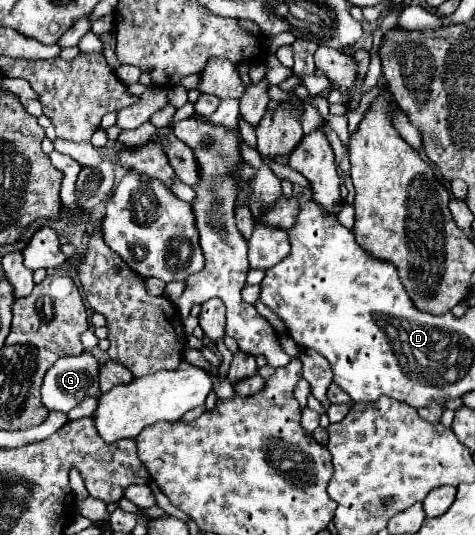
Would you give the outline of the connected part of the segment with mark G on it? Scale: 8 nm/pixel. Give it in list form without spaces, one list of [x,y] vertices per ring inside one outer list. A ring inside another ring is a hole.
[[[84,352],[60,358],[42,382],[42,404],[48,410],[70,412],[84,398],[100,396],[100,362]]]

